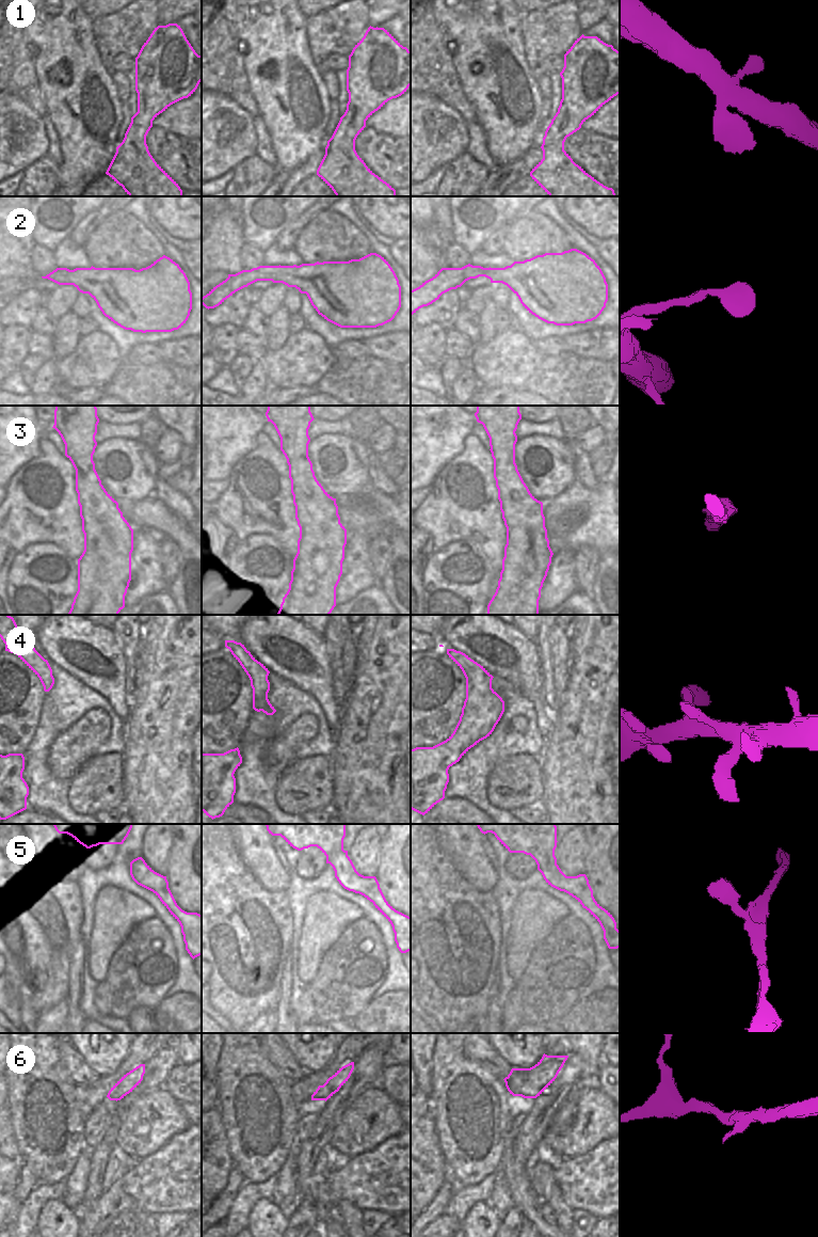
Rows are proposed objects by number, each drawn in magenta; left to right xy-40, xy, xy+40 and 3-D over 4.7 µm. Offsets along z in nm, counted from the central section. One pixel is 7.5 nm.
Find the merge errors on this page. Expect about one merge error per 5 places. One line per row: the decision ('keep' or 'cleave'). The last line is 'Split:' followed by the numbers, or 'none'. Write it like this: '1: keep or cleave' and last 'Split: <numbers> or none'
1: keep
2: keep
3: keep
4: keep
5: keep
6: keep
Split: none

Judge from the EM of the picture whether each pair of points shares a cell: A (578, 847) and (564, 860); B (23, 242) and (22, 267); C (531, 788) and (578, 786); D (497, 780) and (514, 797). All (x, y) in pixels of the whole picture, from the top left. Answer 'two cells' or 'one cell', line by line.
A: one cell
B: one cell
C: two cells
D: one cell

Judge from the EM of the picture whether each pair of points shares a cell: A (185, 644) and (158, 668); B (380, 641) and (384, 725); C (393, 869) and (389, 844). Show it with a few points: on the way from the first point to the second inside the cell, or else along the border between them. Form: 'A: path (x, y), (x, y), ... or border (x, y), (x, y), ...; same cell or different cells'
A: path (179, 650), (164, 665); same cell
B: path (384, 662), (384, 704); same cell
C: path (393, 862), (393, 851); same cell

